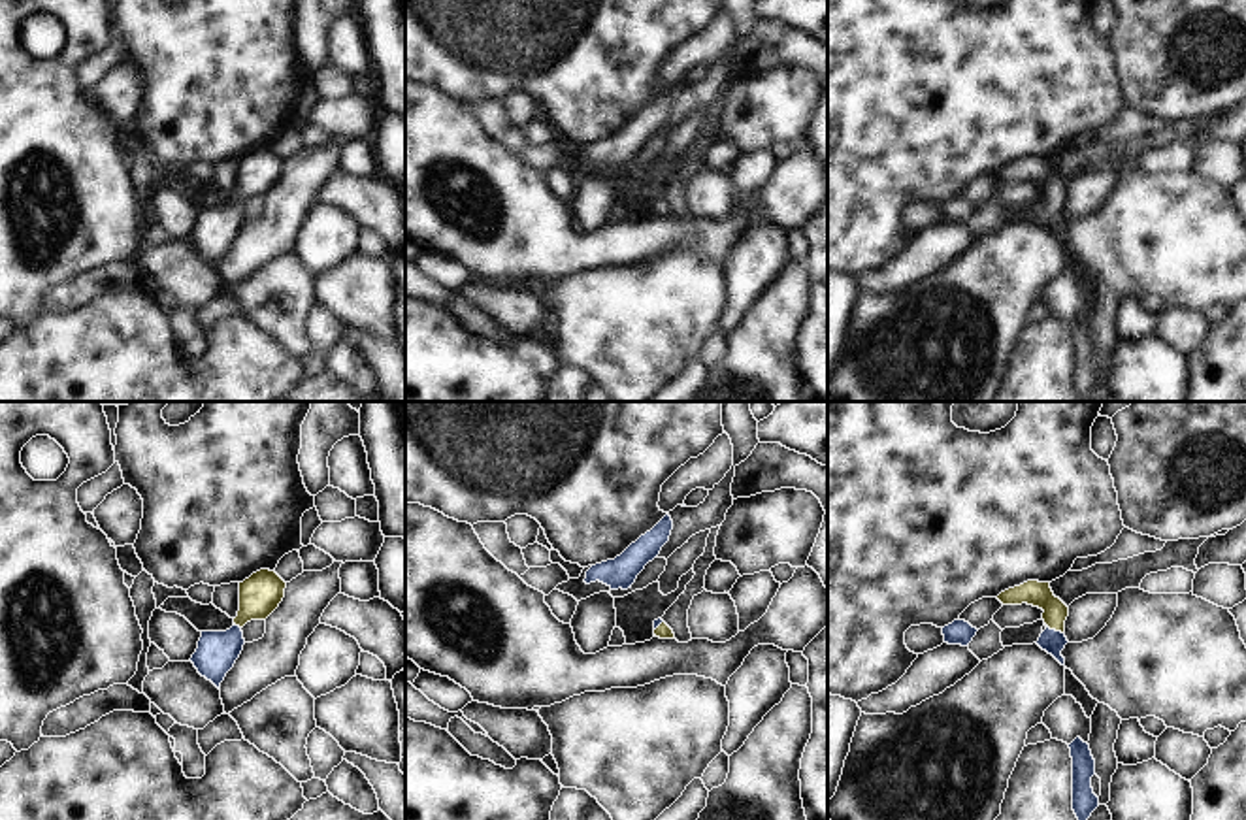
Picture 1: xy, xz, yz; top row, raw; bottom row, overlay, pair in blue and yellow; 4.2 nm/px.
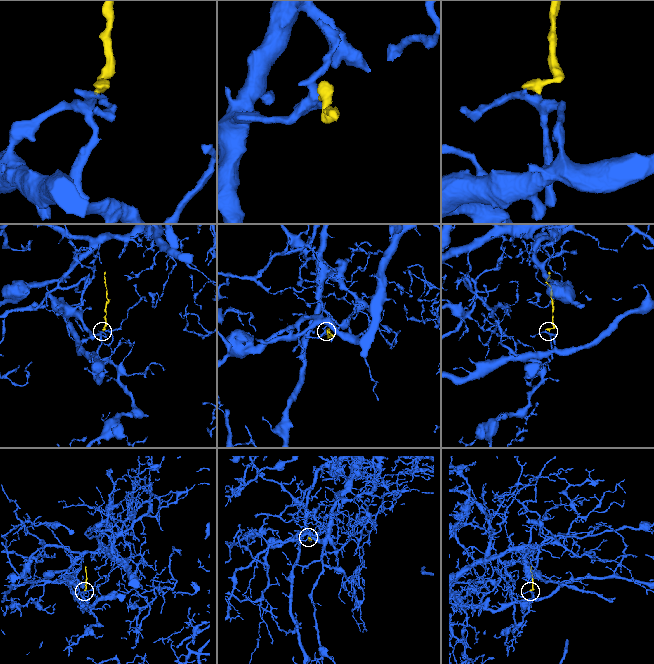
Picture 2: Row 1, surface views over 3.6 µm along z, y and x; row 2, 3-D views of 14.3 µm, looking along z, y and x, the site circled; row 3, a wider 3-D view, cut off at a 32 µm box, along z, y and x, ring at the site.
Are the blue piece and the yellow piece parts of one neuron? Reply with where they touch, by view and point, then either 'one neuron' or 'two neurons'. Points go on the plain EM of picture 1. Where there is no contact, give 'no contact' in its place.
contact yz (1054, 208); one neuron

